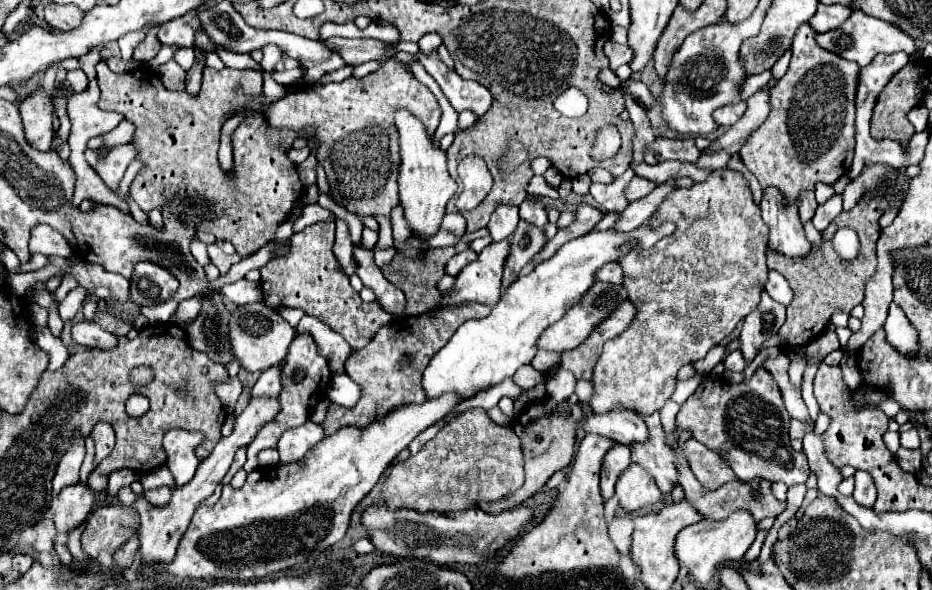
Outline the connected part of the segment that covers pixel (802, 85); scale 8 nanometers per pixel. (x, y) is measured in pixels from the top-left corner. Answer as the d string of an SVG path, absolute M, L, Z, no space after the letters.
M809 24L797 30L791 46L791 64L785 76L769 92L771 112L767 120L749 136L749 140L739 150L741 162L747 166L749 172L755 174L761 188L775 186L791 202L797 200L801 190L813 190L815 182L833 184L839 176L847 174L855 146L853 122L855 122L855 86L857 86L859 66L853 62L845 62L837 54L821 50L813 42L813 34L815 32L809 30Z

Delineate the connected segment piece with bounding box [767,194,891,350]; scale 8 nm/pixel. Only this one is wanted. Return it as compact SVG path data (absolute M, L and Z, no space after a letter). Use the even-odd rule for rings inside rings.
M865 194L865 198L851 212L841 212L821 232L823 242L819 246L811 246L811 252L801 260L787 258L779 252L767 248L767 266L781 272L793 290L793 302L787 306L787 320L777 332L781 336L781 350L803 348L813 338L817 338L819 334L825 332L825 328L827 328L827 324L835 312L847 312L849 314L853 310L853 306L861 304L863 284L867 278L873 276L873 270L877 264L875 242L877 242L879 232L881 232L877 220L881 216L881 210L885 210L885 206L889 206L889 204L891 202L885 200L881 194ZM845 226L853 228L859 236L859 242L861 242L861 250L859 250L859 256L855 260L843 260L841 256L837 256L837 252L833 248L833 234Z

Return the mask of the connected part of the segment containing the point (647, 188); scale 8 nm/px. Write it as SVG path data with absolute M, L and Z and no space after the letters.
M635 175L633 177L633 192L635 192L635 194L627 194L627 198L629 198L629 202L633 202L635 198L643 198L643 196L647 196L653 188L655 188L653 182L649 182L646 178L641 178Z

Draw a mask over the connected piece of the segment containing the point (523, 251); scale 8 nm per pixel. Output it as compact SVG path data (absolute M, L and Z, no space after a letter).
M519 220L515 232L511 234L511 252L503 266L503 290L515 280L517 272L527 262L531 262L531 258L543 248L545 242L547 242L547 236L543 230L539 230L537 226L525 220Z

